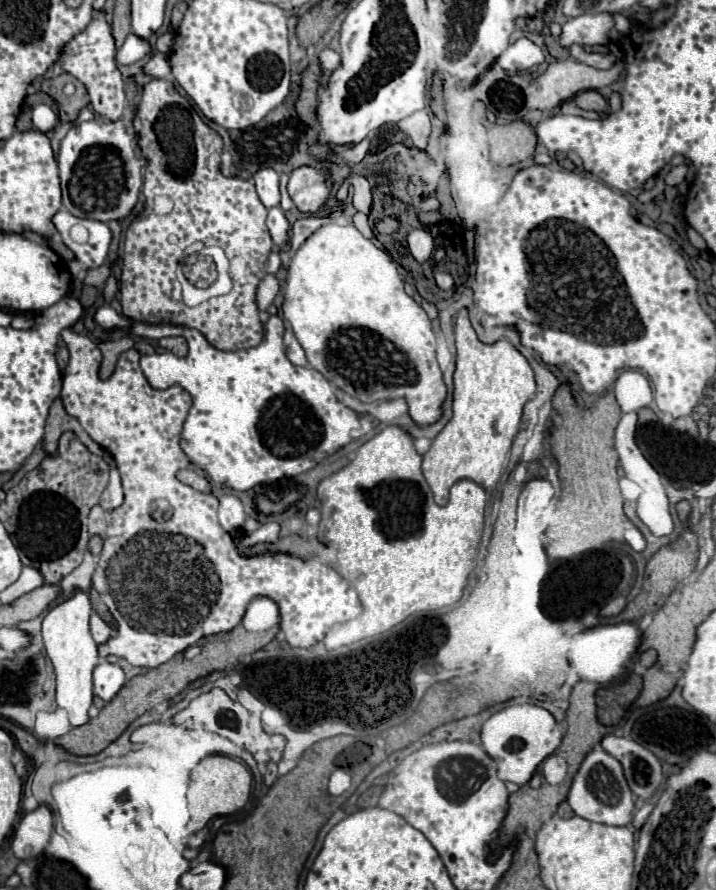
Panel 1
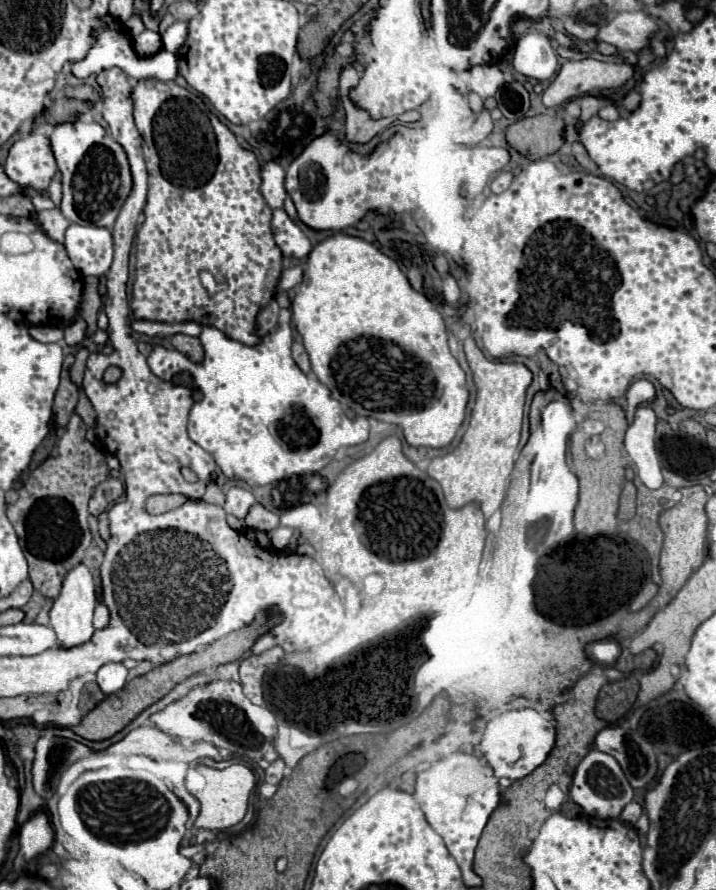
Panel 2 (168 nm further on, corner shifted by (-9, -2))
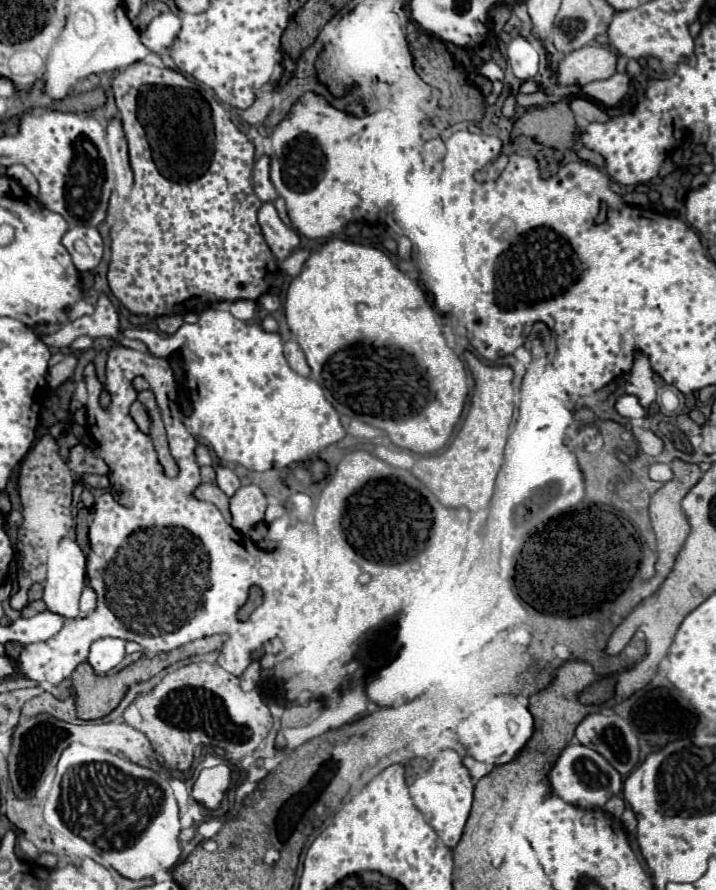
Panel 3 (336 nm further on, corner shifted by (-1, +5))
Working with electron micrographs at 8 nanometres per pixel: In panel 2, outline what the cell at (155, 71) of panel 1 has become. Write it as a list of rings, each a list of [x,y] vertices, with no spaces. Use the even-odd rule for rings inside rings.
[[[105,14],[101,18],[103,26],[93,30],[91,32],[91,38],[93,38],[93,46],[89,48],[87,56],[79,62],[73,62],[71,64],[71,74],[79,80],[85,80],[89,76],[95,76],[99,74],[101,70],[111,70],[111,68],[119,68],[123,70],[127,76],[135,78],[135,80],[141,80],[141,78],[157,78],[157,80],[175,80],[177,76],[177,56],[167,52],[167,50],[159,50],[157,54],[153,56],[139,56],[135,50],[133,50],[133,40],[129,36],[129,32],[125,30],[125,26],[121,22],[117,22],[111,14]]]

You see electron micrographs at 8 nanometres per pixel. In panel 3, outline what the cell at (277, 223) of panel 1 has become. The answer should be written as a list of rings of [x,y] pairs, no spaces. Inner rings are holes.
[[[263,203],[263,207],[259,209],[259,225],[263,229],[265,241],[271,247],[273,255],[277,257],[277,261],[283,261],[289,257],[289,253],[299,245],[299,235],[295,229],[291,229],[289,225],[285,225],[273,203]]]

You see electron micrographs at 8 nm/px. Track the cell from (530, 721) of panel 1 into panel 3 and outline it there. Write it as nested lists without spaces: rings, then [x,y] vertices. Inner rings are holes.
[[[499,697],[487,703],[487,707],[473,713],[469,719],[465,719],[459,725],[457,733],[467,753],[473,755],[477,761],[489,763],[489,765],[505,765],[505,763],[511,763],[523,751],[527,741],[533,737],[535,723],[533,723],[531,711],[525,705],[517,701],[507,703]]]

